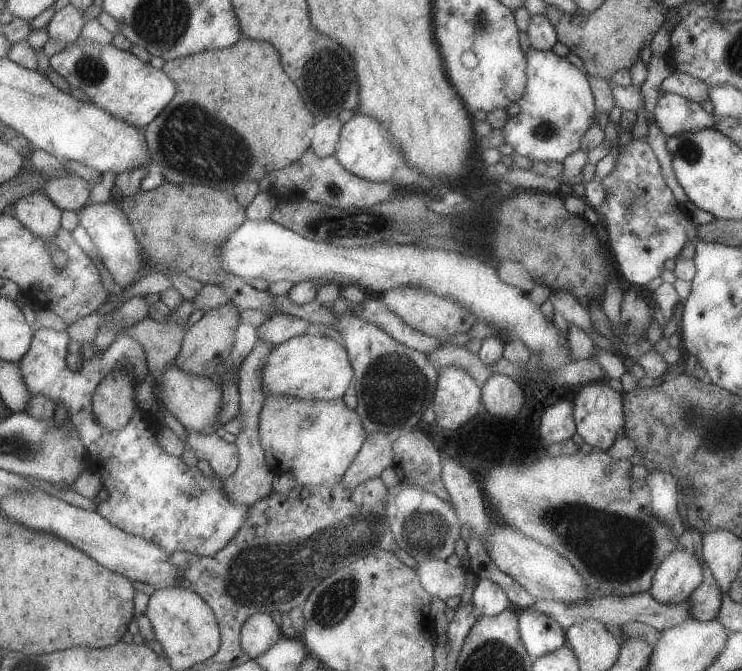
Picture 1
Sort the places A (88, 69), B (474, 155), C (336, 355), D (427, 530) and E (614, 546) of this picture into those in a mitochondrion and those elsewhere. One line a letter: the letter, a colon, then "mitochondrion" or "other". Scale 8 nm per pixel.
A: mitochondrion
B: other
C: other
D: mitochondrion
E: mitochondrion

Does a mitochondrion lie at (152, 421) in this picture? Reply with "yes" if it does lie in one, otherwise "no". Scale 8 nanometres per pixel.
no

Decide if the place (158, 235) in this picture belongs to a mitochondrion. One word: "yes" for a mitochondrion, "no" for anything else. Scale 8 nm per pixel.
no

